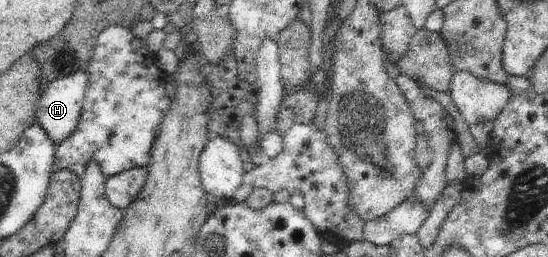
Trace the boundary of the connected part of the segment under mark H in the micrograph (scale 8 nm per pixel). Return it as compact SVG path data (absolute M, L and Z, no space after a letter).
M86 71L63 76L52 81L37 100L36 121L57 146L75 131L87 84Z

